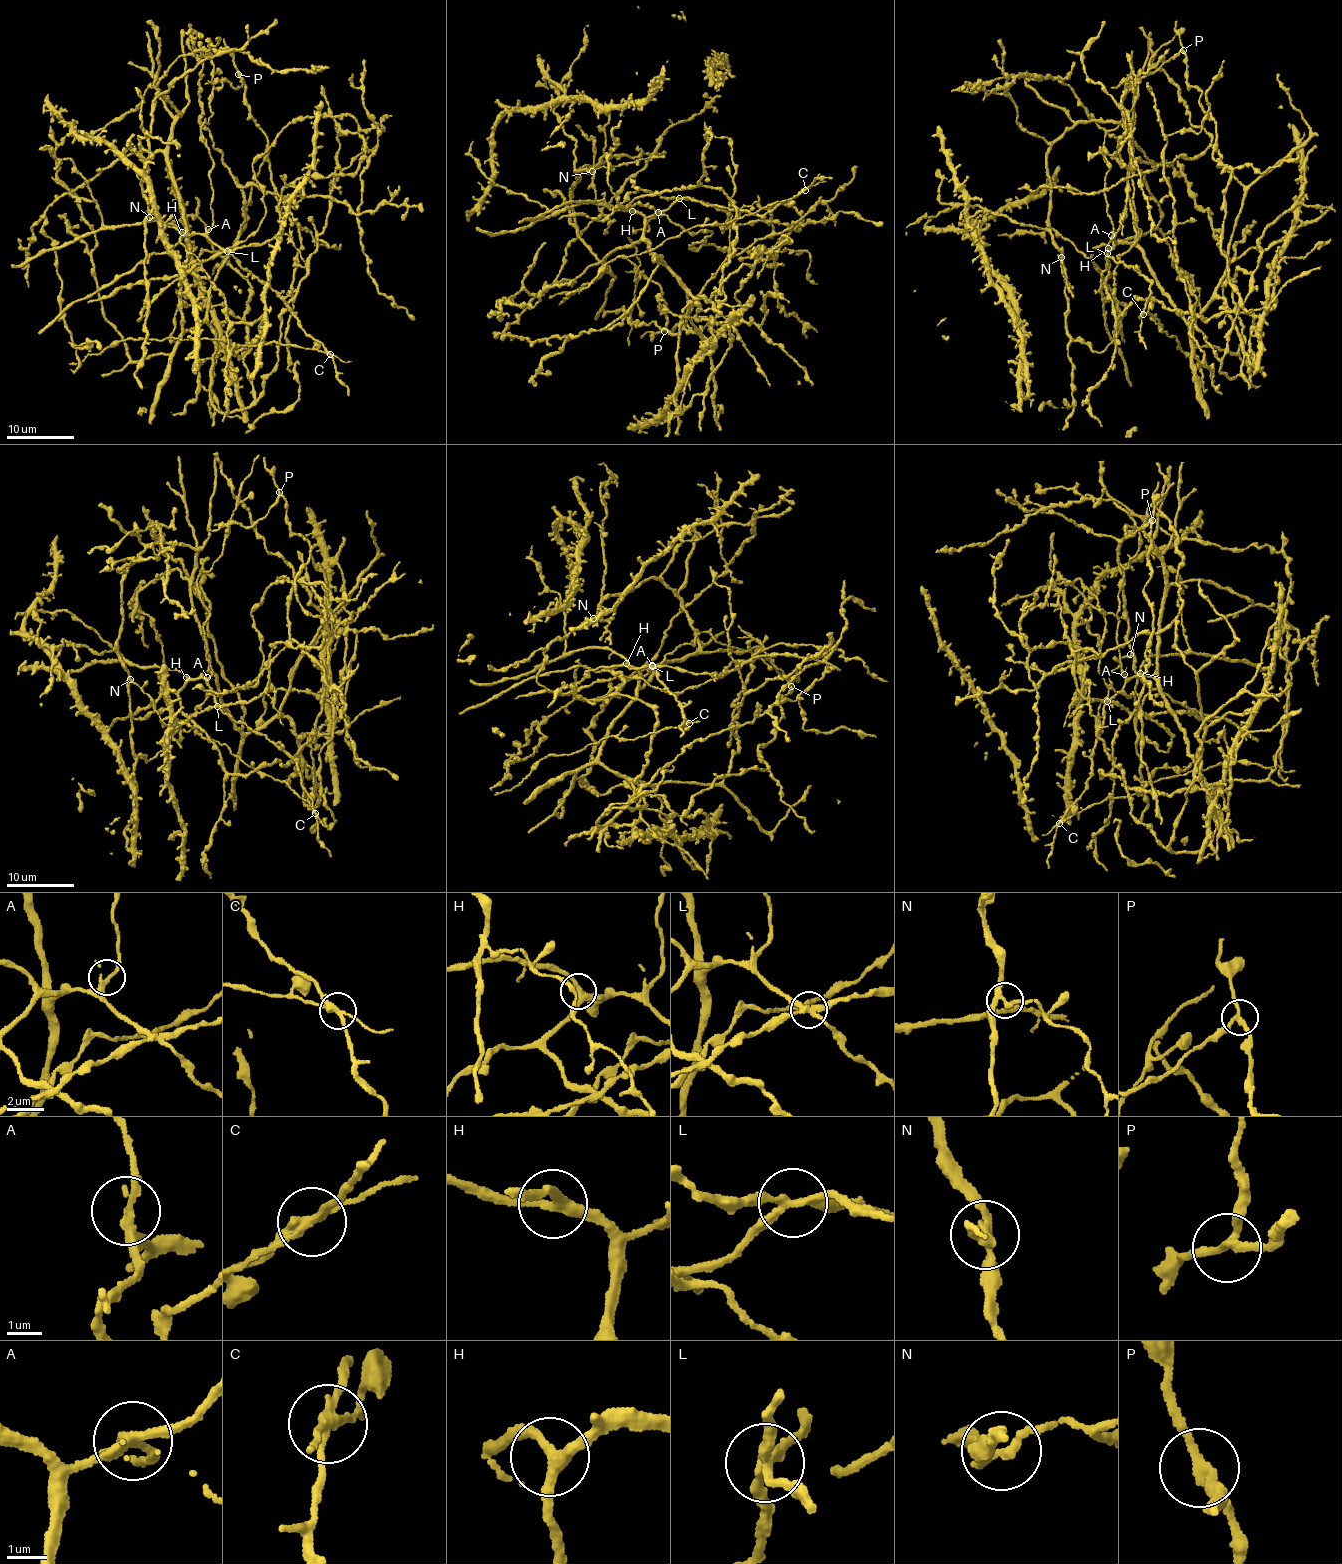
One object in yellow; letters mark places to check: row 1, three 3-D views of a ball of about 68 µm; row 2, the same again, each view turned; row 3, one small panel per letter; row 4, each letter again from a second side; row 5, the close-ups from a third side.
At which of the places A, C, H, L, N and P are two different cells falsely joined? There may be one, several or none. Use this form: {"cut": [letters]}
{"cut": ["C", "L", "N"]}

